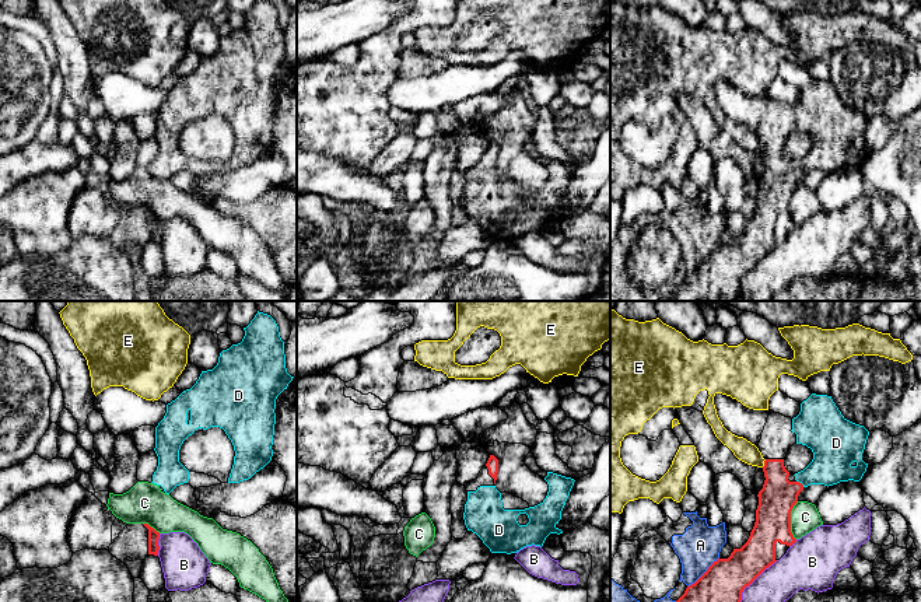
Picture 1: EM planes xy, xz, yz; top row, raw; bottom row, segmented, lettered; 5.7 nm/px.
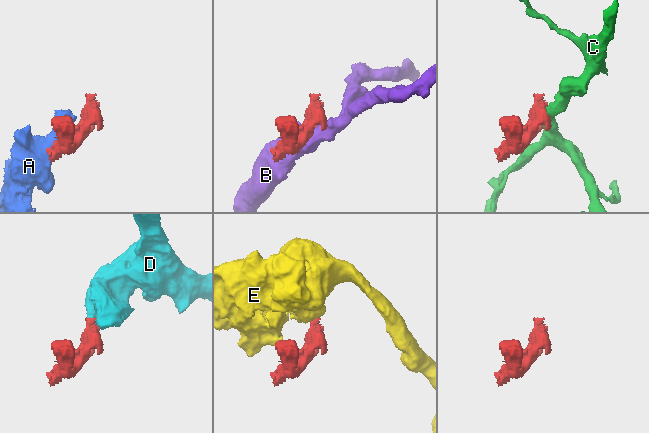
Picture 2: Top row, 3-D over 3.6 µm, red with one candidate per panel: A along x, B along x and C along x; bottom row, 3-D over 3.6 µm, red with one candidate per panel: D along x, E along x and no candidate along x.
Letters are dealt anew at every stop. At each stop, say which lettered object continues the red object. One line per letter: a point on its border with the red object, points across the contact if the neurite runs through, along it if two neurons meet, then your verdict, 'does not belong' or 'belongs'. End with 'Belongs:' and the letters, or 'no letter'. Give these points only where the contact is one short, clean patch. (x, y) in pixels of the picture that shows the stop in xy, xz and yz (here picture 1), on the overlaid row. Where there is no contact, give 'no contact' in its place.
A: yz (704, 573) | does not belong
B: yz (755, 578) | does not belong
C: yz (790, 521) | does not belong
D: yz (801, 483) | across yz (778, 496), (801, 483), (833, 454) | belongs
E: yz (764, 464) | along yz (766, 459), (762, 466) | does not belong
Belongs: D

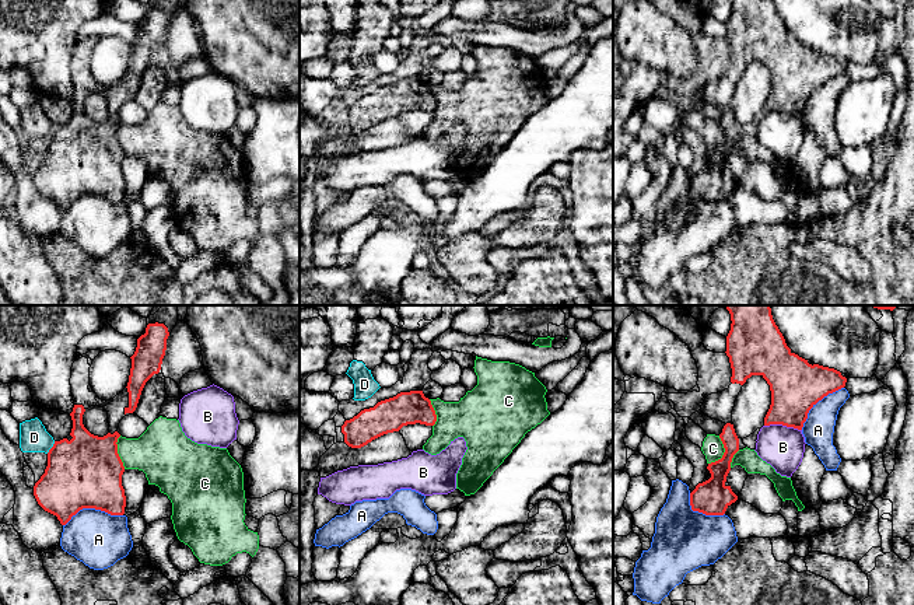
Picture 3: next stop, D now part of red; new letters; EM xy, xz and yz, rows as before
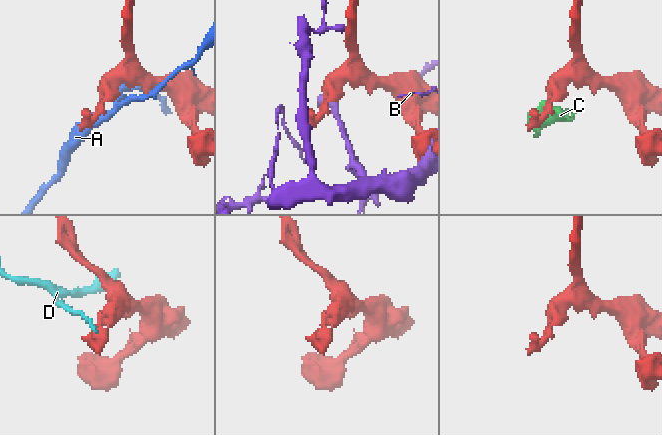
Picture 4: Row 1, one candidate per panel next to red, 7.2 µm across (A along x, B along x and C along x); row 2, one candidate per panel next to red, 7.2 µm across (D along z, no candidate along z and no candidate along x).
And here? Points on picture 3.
A: xy (93, 507) | does not belong
B: yz (783, 425) | does not belong
C: yz (724, 453) | along yz (720, 436), (724, 444), (724, 454), (708, 464) | does not belong
D: xy (52, 447) | along xy (55, 441), (46, 453) | does not belong
Belongs: no letter

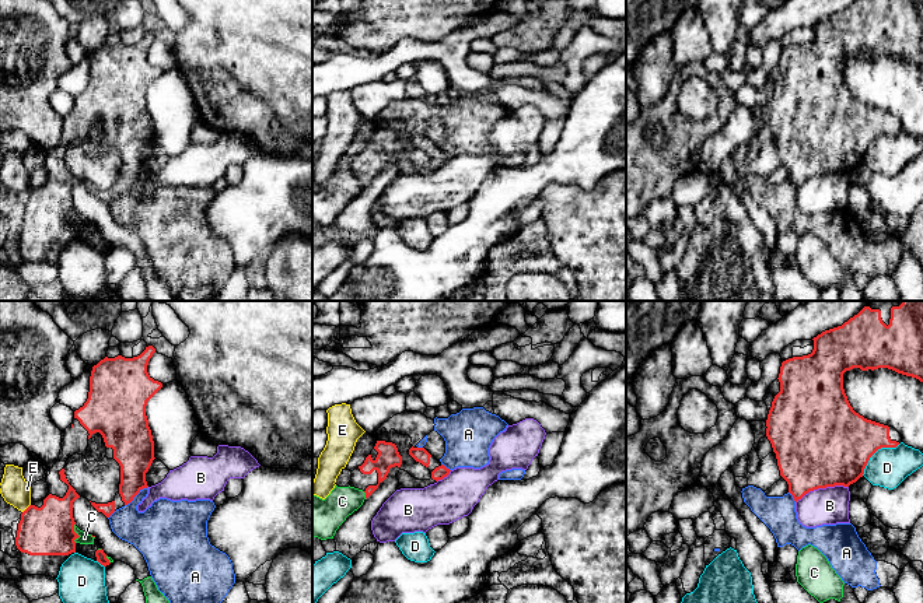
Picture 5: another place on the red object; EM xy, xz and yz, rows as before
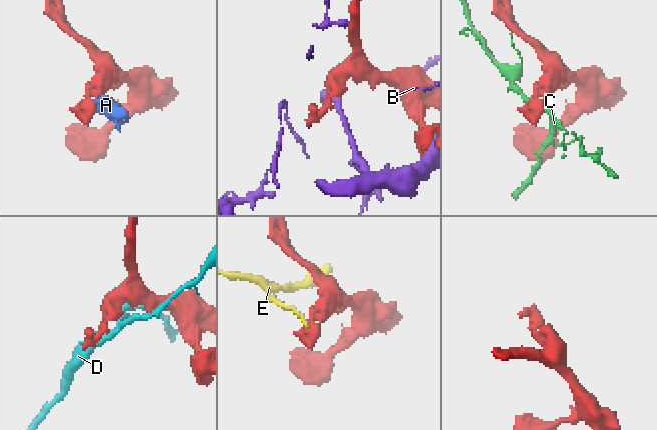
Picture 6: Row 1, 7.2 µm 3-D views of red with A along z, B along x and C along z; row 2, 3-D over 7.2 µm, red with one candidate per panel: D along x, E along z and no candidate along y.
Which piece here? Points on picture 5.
A: xy (136, 494) | along xy (147, 486), (125, 505) | does not belong
B: yz (821, 487) | does not belong
C: xy (76, 533) | does not belong
D: yz (876, 451) | does not belong
E: xy (27, 508) | along xy (30, 504), (23, 512) | does not belong
Belongs: no letter

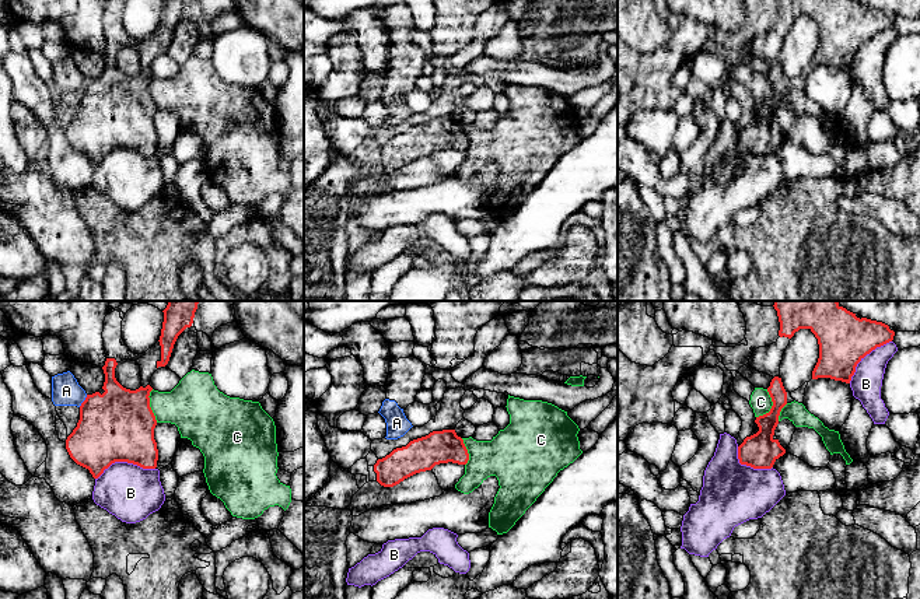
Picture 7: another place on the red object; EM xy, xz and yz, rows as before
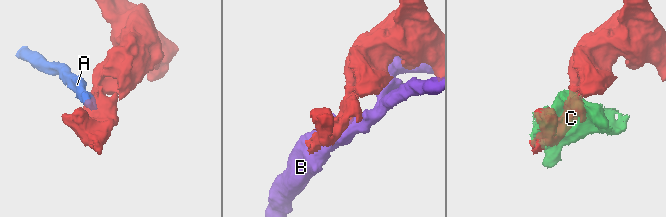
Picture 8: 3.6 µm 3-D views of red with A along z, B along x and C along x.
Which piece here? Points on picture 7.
A: xy (84, 400) | along xy (87, 395), (79, 406) | does not belong
B: xy (125, 461) | does not belong
C: yz (772, 406) | along yz (768, 389), (772, 398), (772, 407), (756, 417) | does not belong
Belongs: no letter

